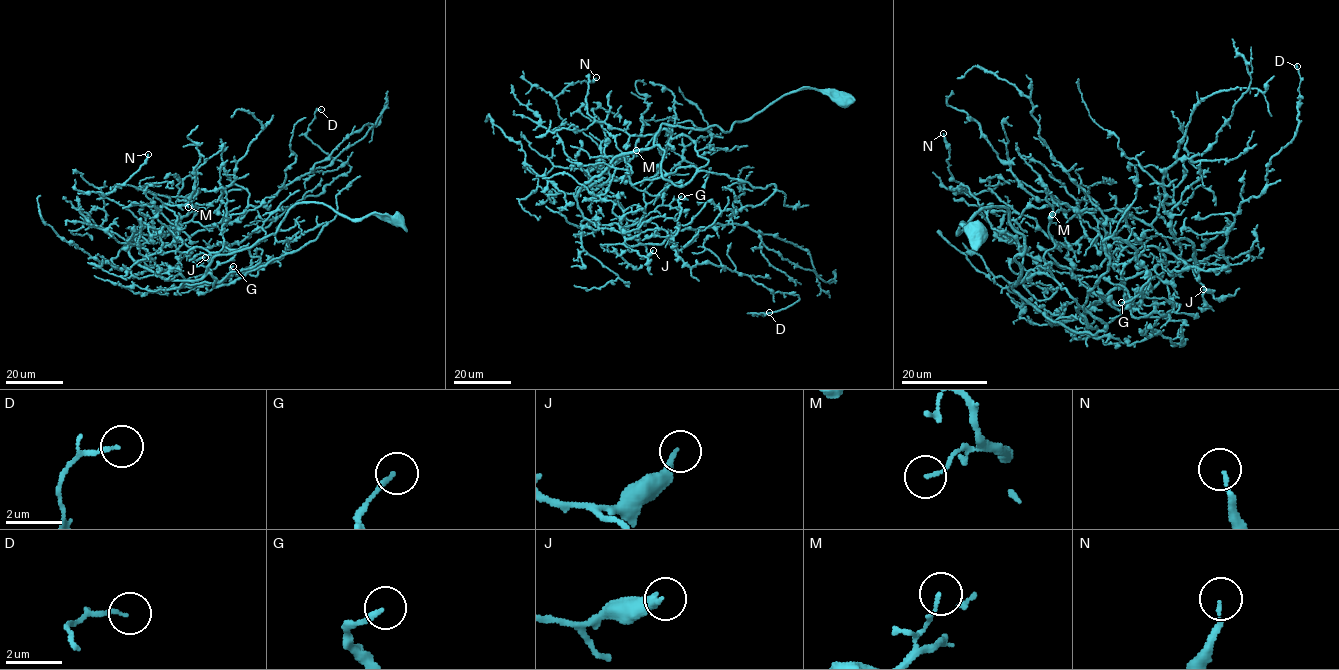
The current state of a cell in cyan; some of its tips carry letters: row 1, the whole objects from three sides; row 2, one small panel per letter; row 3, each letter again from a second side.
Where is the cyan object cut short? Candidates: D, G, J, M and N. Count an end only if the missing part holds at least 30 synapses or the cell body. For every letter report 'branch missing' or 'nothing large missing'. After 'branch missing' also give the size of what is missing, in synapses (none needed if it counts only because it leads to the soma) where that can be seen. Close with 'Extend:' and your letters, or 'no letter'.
D: nothing large missing
G: nothing large missing
J: nothing large missing
M: nothing large missing
N: nothing large missing
Extend: no letter

